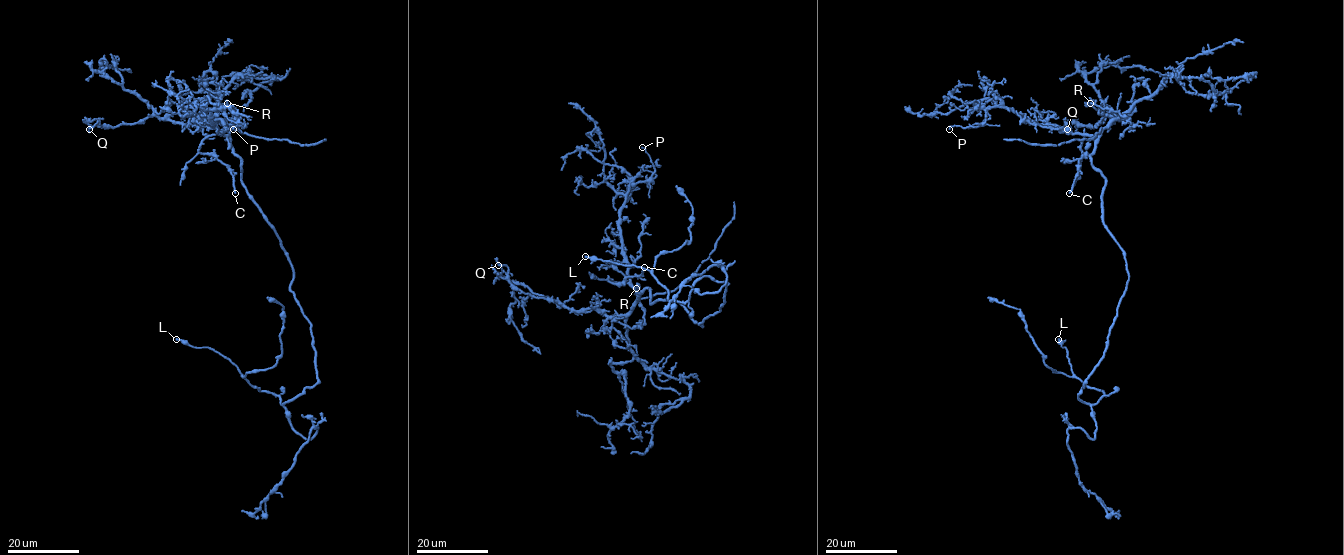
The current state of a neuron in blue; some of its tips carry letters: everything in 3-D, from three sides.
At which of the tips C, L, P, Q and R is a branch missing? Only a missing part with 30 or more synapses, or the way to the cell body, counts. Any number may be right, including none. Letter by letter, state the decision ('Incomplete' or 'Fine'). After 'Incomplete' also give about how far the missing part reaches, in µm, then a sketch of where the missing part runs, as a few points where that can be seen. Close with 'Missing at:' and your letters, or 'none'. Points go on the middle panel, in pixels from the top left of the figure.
C: Incomplete. Missing length about 25 µm. Course of what is missing: (644, 267), (655, 259), (652, 268), (657, 268)
L: Incomplete. Missing length about 15 µm. Course of what is missing: (585, 256), (575, 258), (585, 240), (591, 238)
P: Fine
Q: Fine
R: Fine
Missing at: C, L

